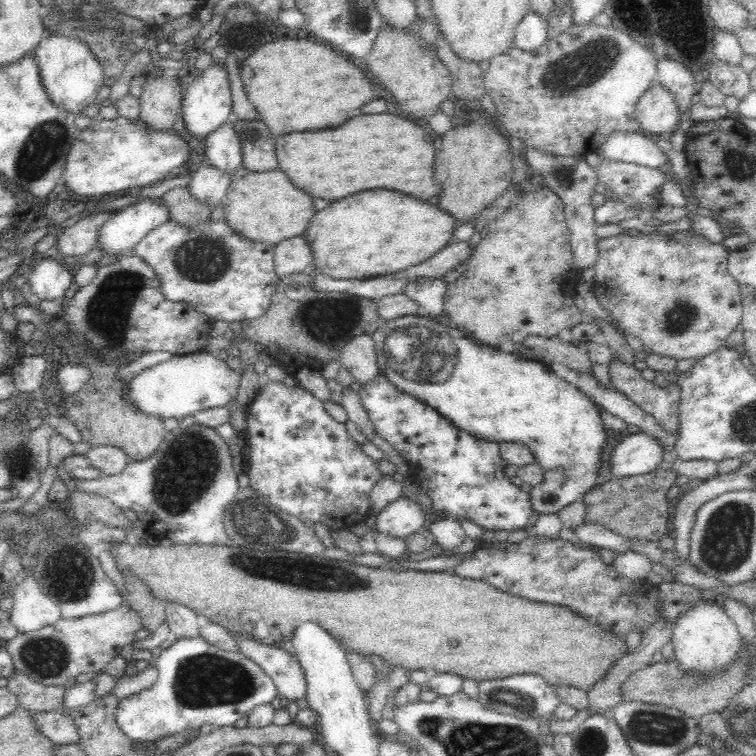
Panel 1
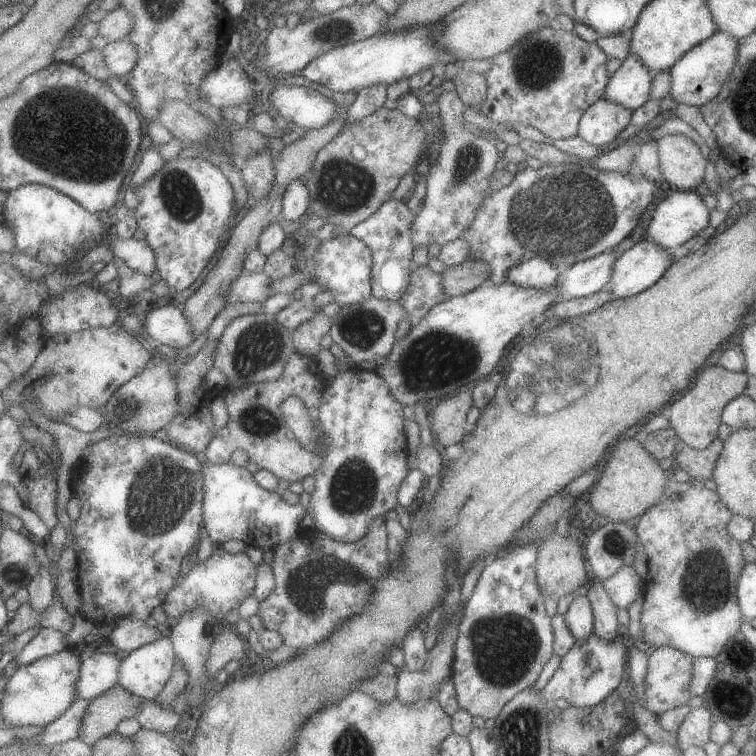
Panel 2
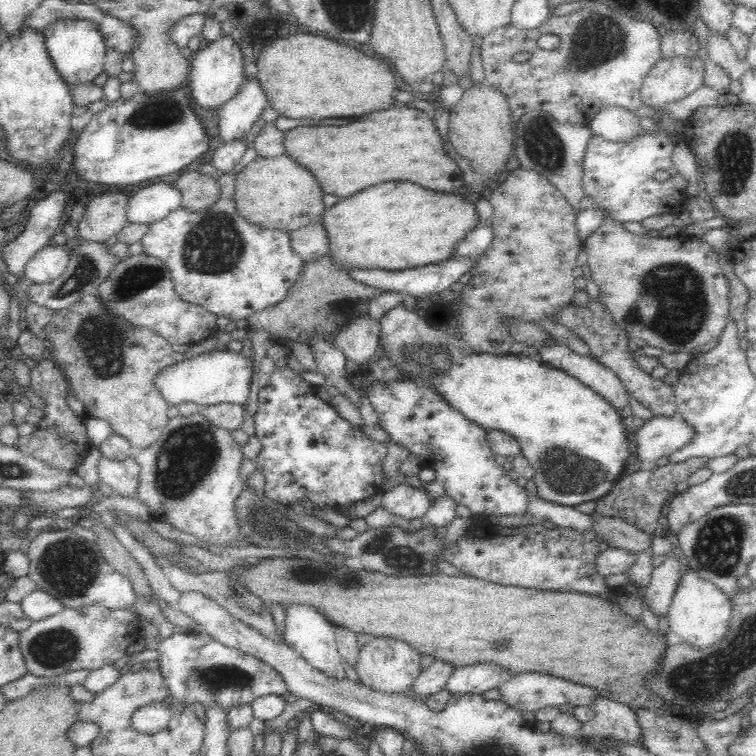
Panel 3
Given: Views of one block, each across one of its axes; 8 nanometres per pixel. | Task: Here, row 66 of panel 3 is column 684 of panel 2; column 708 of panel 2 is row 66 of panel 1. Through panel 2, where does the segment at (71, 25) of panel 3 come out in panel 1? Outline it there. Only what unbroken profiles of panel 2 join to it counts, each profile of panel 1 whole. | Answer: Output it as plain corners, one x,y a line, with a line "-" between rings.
46,34
36,47
35,60
42,87
56,107
78,116
84,108
96,102
98,91
103,86
104,71
86,44
80,43
80,39

